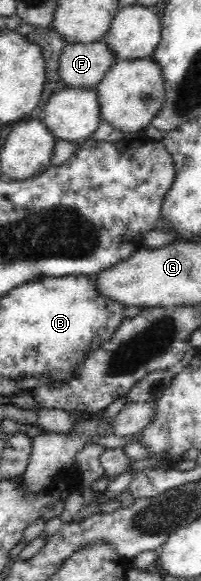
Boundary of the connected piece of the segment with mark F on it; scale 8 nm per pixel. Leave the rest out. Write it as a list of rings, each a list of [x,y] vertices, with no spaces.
[[[104,40],[67,44],[60,56],[58,74],[66,86],[96,86],[115,62]]]

